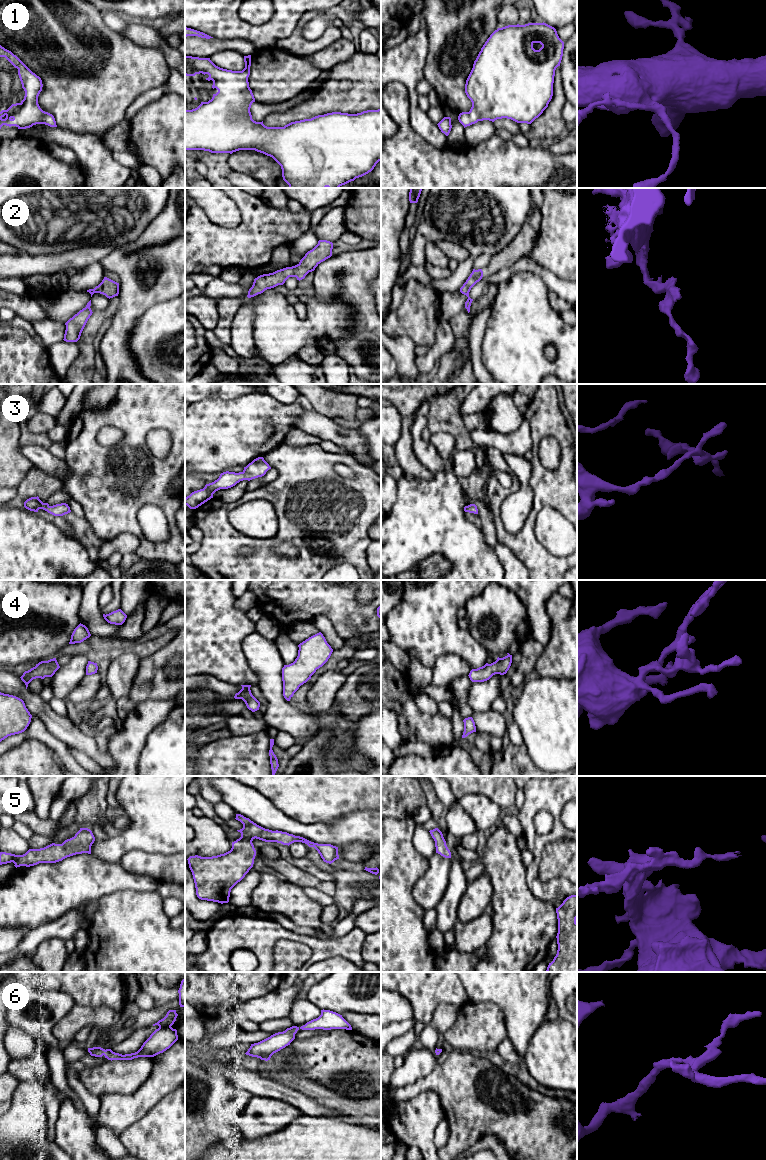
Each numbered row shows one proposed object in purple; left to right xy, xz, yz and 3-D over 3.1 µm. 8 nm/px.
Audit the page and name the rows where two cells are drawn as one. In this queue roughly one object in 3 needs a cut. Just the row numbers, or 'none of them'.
none of them

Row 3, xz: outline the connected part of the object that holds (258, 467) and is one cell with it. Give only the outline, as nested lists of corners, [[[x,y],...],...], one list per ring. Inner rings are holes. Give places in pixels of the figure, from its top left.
[[[258,457],[244,467],[242,472],[223,472],[214,482],[206,484],[203,489],[192,492],[185,498],[185,505],[190,509],[196,509],[213,498],[213,494],[216,491],[231,488],[243,480],[250,481],[252,479],[262,477],[269,469],[271,469],[271,467],[264,458]]]

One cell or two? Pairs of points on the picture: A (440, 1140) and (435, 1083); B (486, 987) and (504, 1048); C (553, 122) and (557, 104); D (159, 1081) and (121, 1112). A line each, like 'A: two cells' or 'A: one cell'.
A: two cells
B: two cells
C: one cell
D: one cell

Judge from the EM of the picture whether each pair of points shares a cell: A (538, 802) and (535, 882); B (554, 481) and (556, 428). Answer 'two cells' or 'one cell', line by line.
A: one cell
B: one cell

